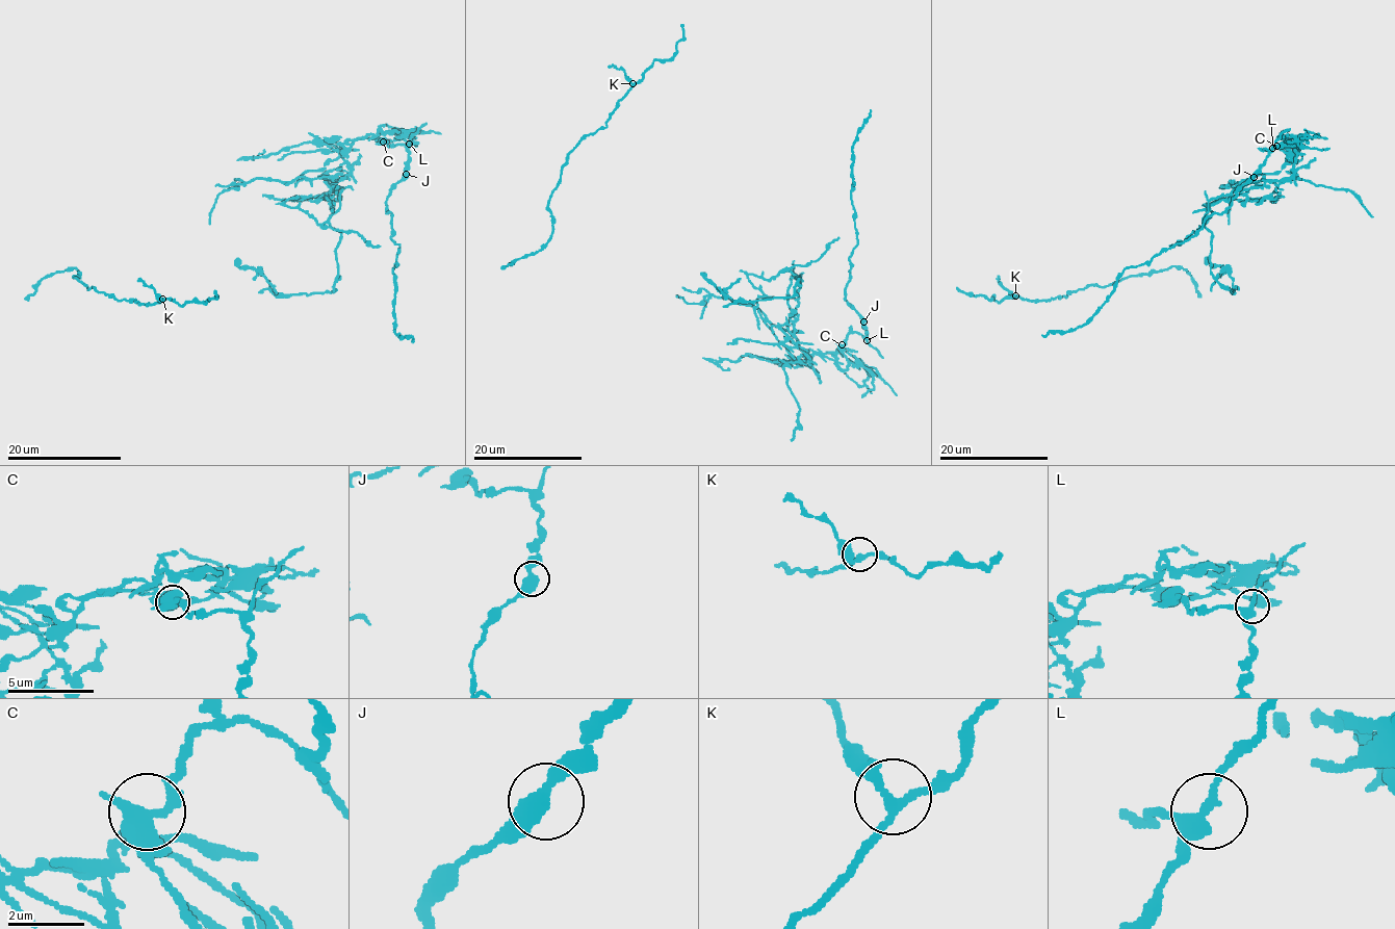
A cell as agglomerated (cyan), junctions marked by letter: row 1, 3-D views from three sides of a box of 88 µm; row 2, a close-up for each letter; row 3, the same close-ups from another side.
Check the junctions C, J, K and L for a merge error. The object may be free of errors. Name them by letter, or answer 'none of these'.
C

